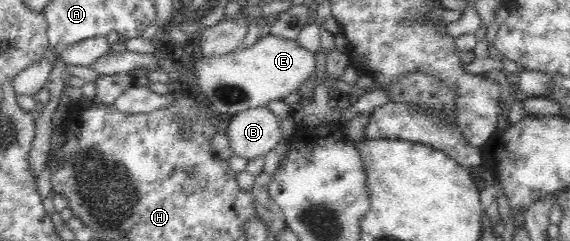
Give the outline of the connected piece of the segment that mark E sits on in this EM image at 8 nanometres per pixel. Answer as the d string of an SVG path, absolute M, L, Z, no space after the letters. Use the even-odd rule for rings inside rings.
M269 34L259 36L251 47L242 47L225 56L198 59L192 71L196 78L191 84L205 94L211 107L217 113L235 114L251 107L267 107L298 92L315 71L322 72L322 61L296 41Z

